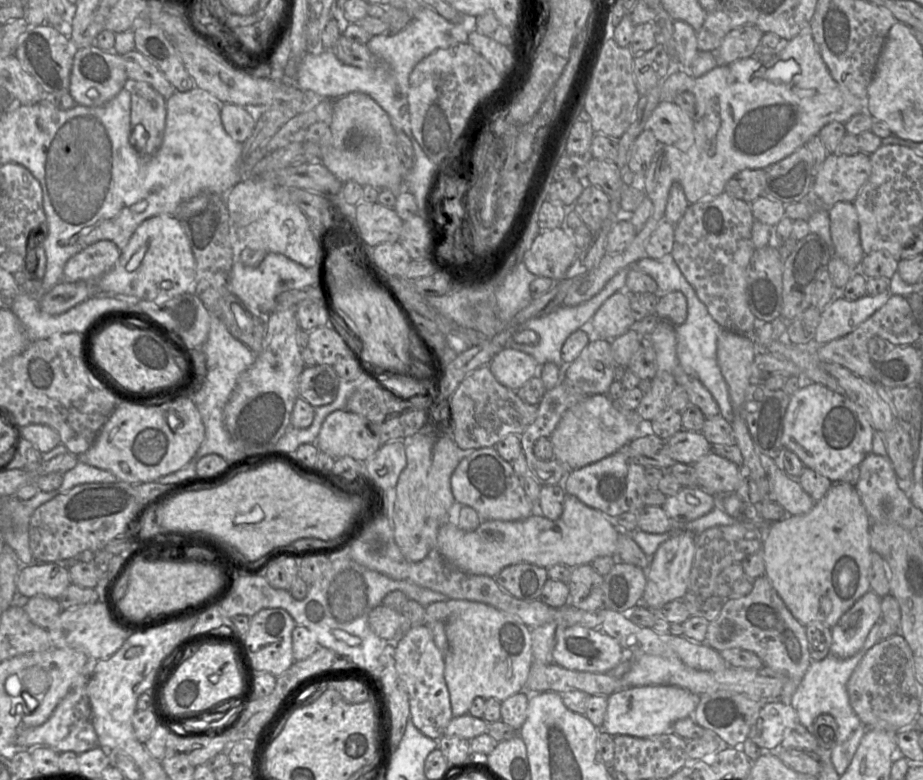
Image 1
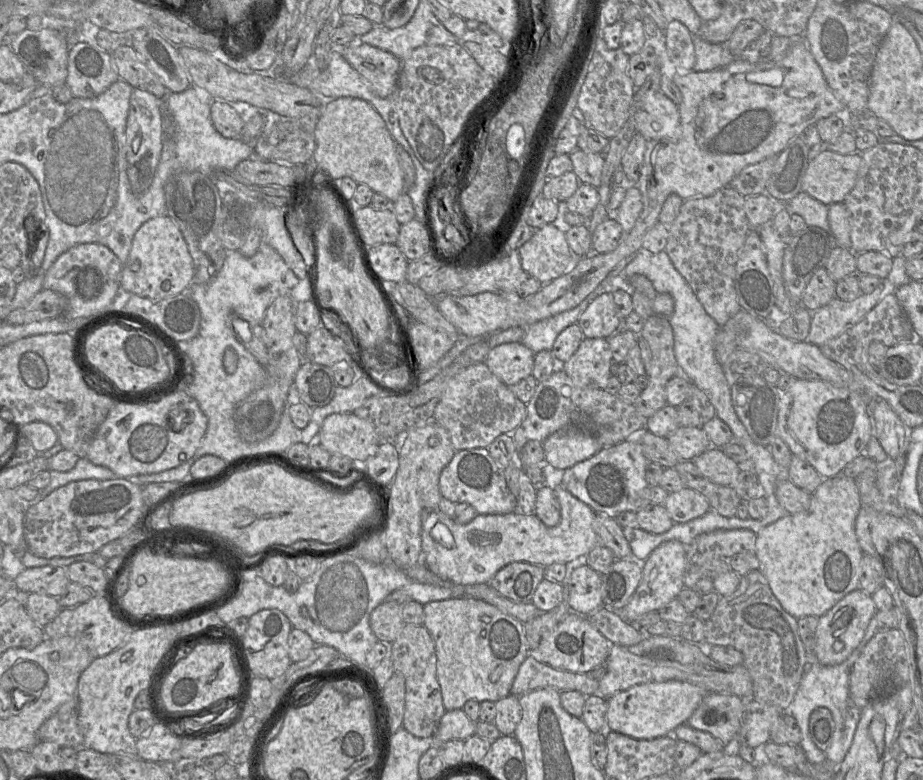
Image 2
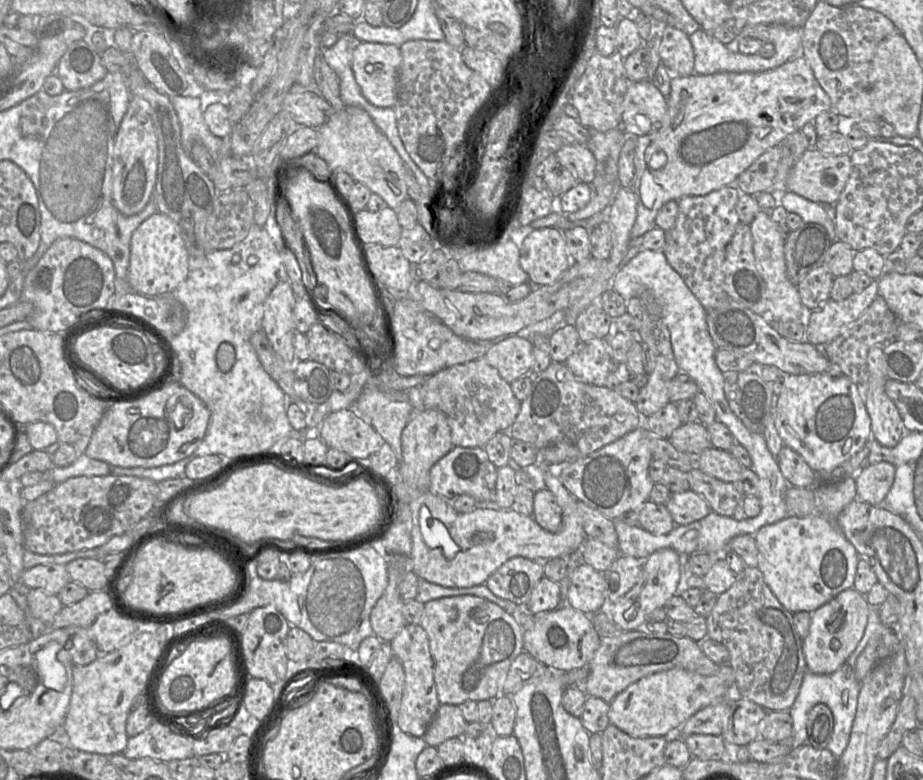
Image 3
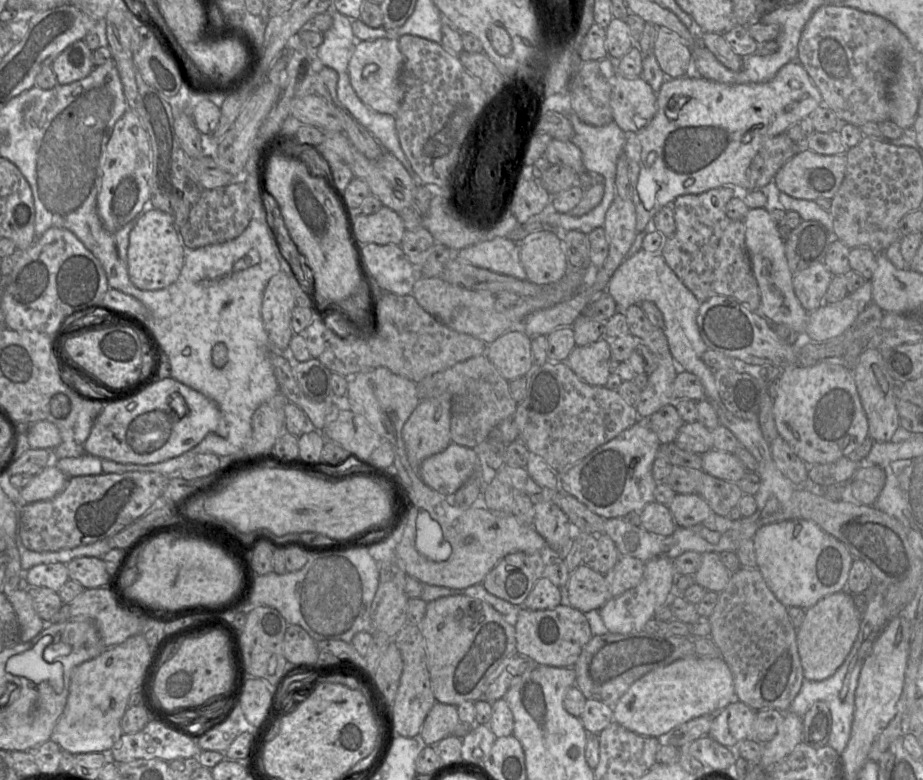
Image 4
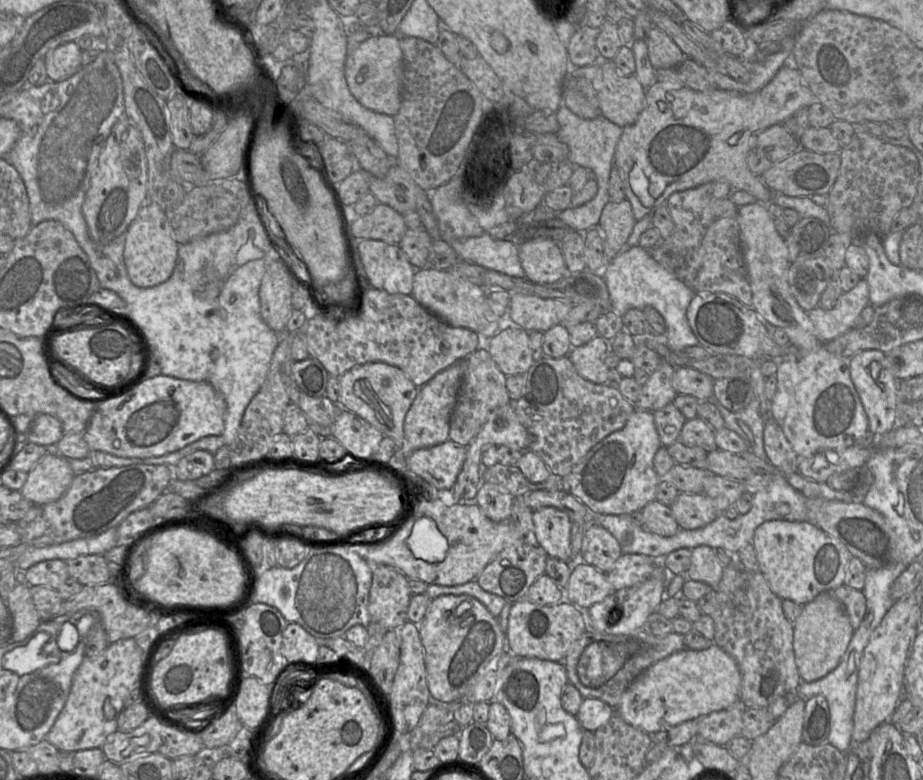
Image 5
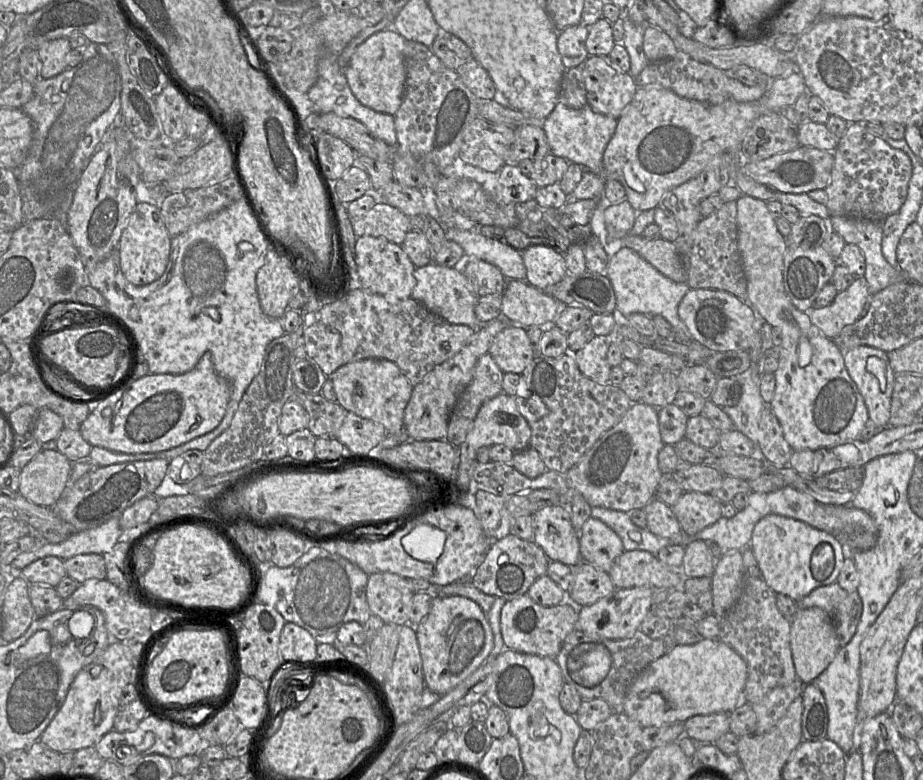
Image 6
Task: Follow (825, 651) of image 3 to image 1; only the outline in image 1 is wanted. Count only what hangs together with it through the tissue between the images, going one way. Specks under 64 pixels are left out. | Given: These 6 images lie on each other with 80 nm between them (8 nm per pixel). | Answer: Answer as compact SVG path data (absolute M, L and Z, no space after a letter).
M870 590L839 619L831 628L830 655L846 659L863 647L872 627L882 619L881 599Z

